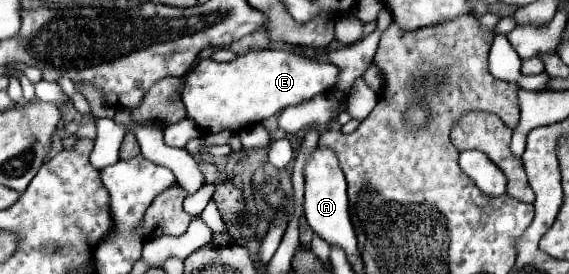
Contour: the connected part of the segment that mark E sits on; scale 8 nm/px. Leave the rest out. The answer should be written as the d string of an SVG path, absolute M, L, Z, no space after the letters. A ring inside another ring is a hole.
M280 49L248 51L228 63L200 59L184 77L186 85L182 91L182 101L188 109L188 117L194 119L202 131L220 133L228 129L238 133L244 127L266 121L286 107L330 91L336 77L338 67L328 61L316 61Z

